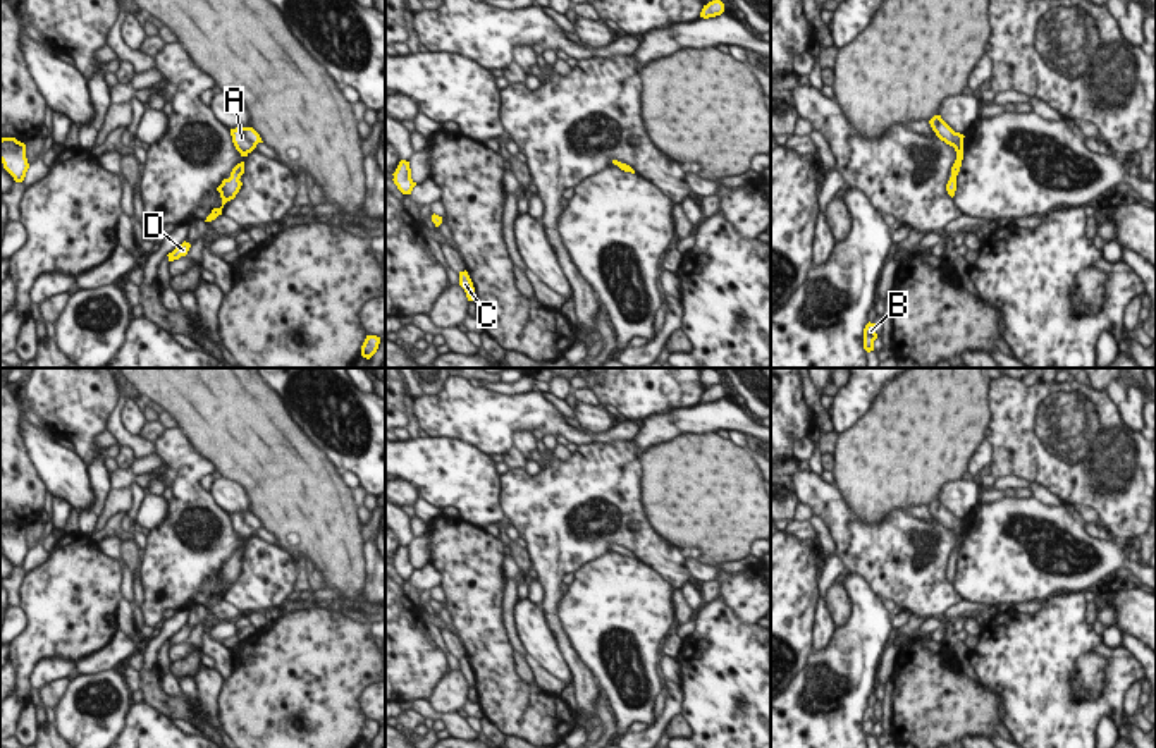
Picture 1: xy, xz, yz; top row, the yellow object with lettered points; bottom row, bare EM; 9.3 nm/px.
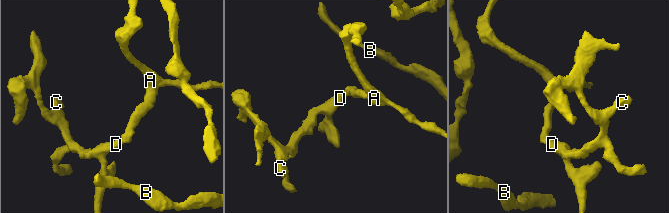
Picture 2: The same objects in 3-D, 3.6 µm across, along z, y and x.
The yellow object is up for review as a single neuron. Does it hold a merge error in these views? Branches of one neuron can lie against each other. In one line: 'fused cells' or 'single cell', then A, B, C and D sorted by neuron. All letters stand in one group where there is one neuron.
single cell; A B C D

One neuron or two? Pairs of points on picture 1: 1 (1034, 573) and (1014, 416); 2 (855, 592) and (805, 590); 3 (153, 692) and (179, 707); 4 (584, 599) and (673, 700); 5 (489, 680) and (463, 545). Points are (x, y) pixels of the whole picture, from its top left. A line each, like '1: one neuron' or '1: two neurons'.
1: two neurons
2: two neurons
3: one neuron
4: two neurons
5: one neuron

